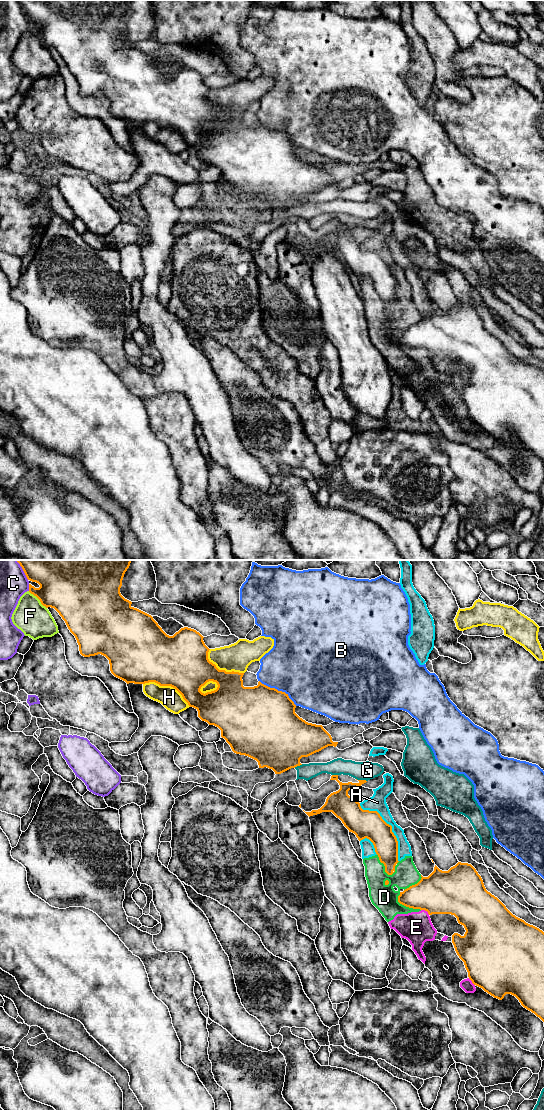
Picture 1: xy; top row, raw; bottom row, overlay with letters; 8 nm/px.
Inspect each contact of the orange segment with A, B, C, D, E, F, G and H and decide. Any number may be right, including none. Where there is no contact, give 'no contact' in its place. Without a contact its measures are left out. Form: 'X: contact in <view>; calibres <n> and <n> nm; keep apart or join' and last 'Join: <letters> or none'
A: contact in xy; calibres 220 and 140 nm; keep apart
B: contact in xy; calibres 500 and 460 nm; keep apart
C: contact in xy; calibres 380 and 220 nm; keep apart
D: contact in xy; calibres 190 and 200 nm; keep apart
E: contact in xy; calibres 360 and 240 nm; keep apart
F: contact in xy; calibres 420 and 280 nm; keep apart
G: contact in xy; calibres 190 and 150 nm; keep apart
H: contact in xy; calibres 440 and 170 nm; keep apart
Join: none

